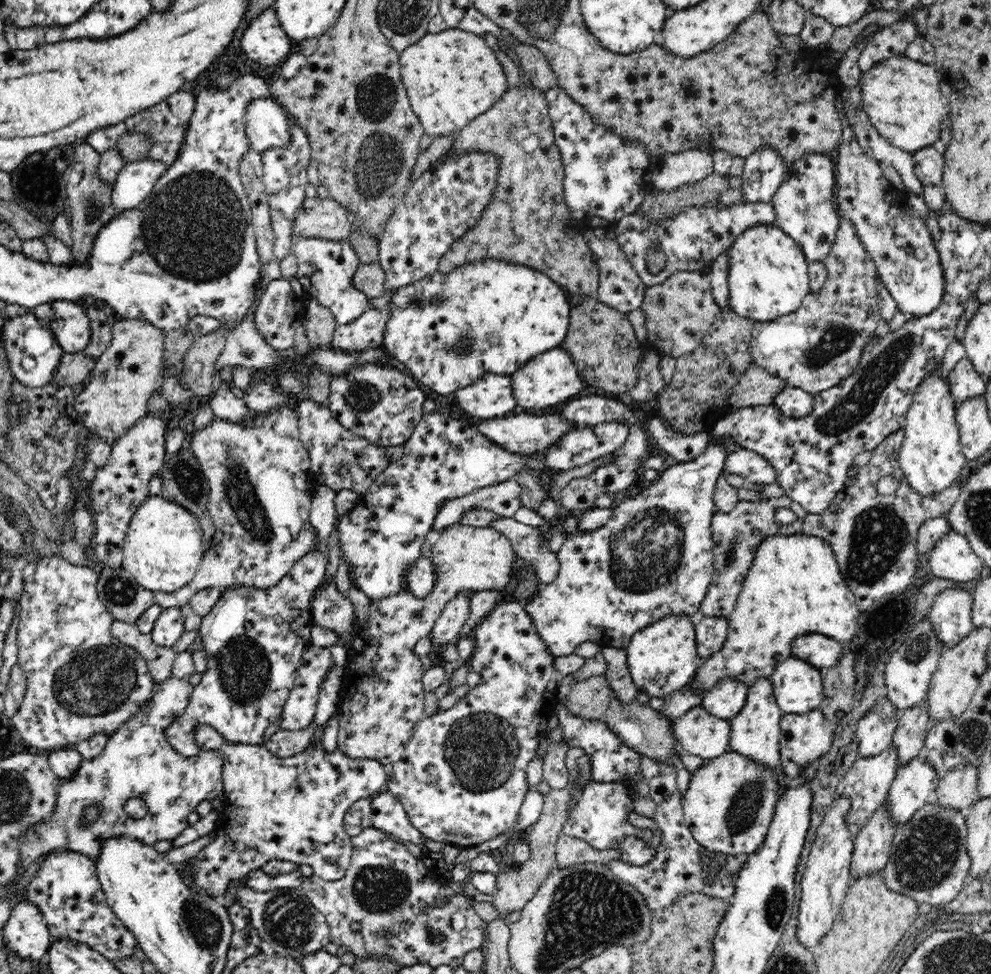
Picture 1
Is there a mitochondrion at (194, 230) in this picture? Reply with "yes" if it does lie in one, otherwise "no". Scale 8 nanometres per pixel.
yes

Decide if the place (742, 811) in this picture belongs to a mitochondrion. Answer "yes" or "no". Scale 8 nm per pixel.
yes

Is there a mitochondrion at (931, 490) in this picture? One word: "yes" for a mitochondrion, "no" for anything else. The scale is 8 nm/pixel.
no

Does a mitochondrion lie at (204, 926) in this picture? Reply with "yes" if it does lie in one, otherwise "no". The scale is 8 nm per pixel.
yes

